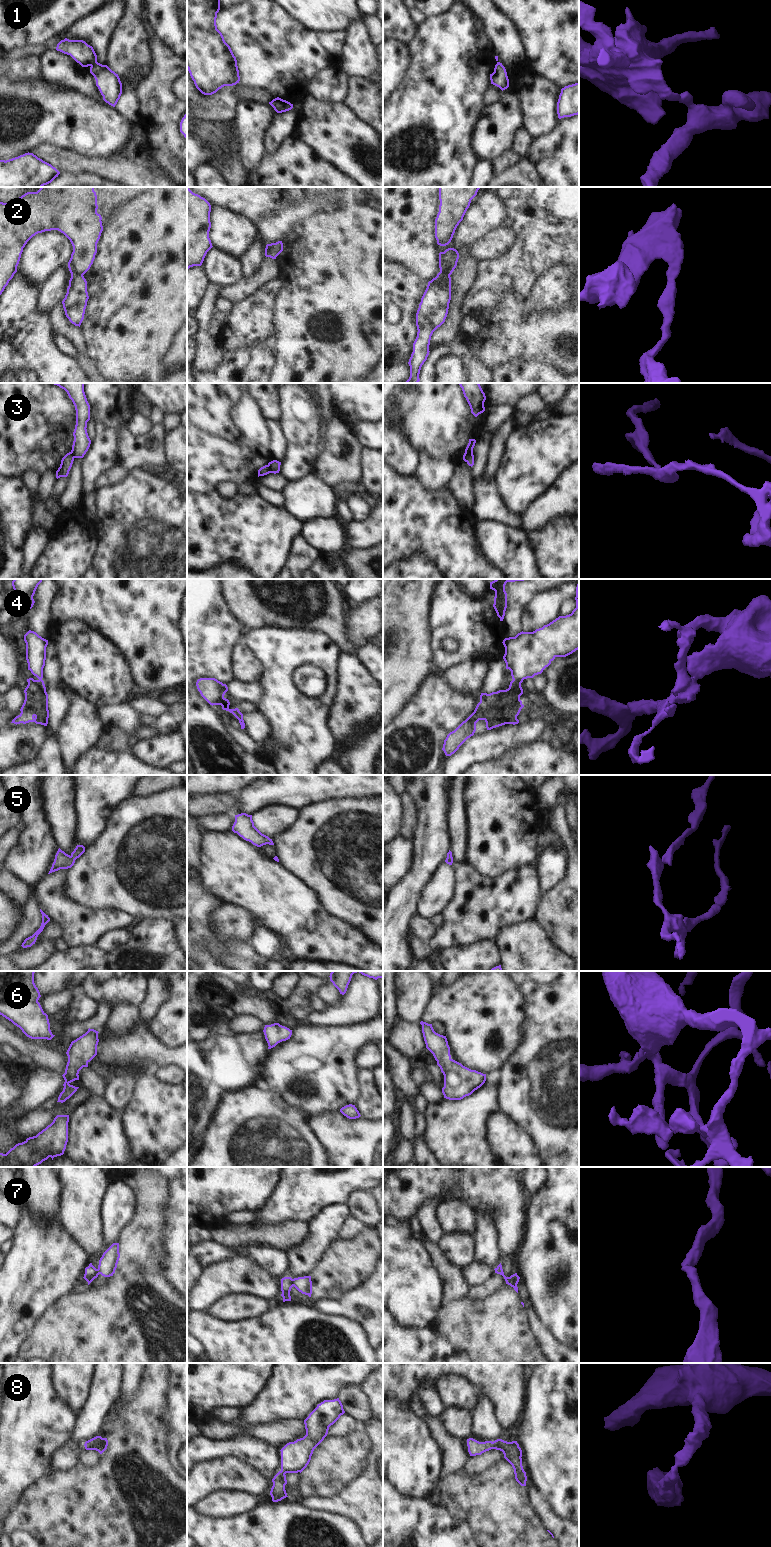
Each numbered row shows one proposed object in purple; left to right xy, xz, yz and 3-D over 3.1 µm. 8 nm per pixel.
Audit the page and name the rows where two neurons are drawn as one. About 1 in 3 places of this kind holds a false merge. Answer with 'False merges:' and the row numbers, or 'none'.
False merges: 1, 2, 3, 4, 7

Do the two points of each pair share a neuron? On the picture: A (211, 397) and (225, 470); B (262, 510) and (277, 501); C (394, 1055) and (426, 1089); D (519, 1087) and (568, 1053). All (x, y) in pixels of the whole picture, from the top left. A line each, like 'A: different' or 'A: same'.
A: same
B: different
C: different
D: same

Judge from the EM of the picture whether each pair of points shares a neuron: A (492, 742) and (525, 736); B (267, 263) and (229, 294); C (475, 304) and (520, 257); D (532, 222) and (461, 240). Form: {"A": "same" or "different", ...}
{"A": "same", "B": "same", "C": "same", "D": "different"}

